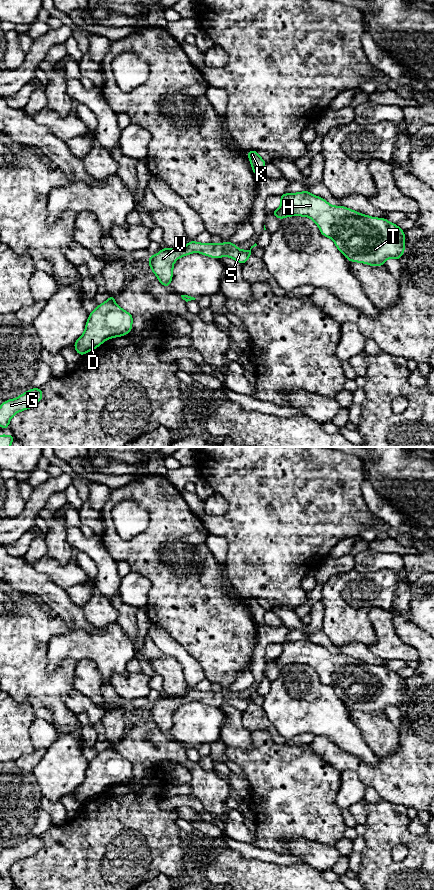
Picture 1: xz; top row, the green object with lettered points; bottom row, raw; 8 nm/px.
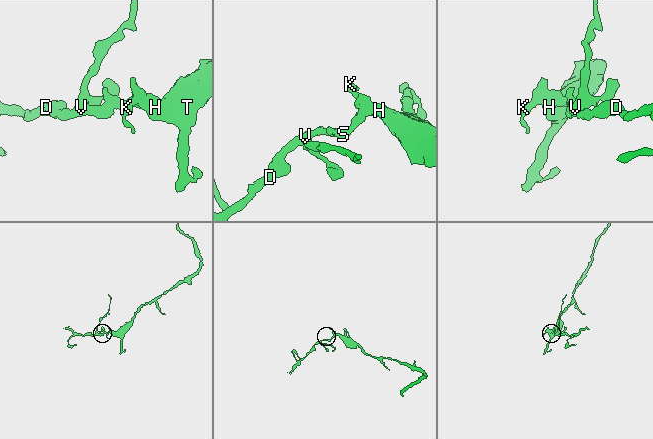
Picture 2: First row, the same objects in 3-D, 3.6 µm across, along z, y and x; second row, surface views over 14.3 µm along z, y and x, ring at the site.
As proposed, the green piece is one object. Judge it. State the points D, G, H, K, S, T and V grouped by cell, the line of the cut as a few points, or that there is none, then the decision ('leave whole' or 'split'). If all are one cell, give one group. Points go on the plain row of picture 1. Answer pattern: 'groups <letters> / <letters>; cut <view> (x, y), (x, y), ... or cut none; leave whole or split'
groups D G V / H K S T; cut xz (222, 691), (223, 703); split

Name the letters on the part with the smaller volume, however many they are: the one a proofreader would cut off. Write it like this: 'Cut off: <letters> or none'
Cut off: D, G, V

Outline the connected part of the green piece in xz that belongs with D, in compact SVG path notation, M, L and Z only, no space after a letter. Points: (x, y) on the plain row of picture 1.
M110 743L89 762L84 781L74 791L76 800L83 804L110 786L129 782L132 770L133 764L119 755L115 745Z

